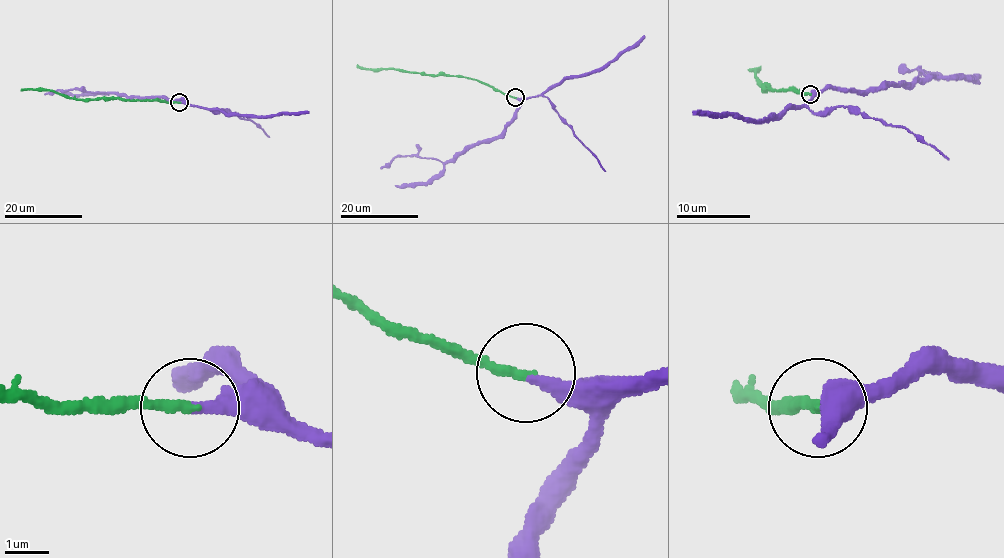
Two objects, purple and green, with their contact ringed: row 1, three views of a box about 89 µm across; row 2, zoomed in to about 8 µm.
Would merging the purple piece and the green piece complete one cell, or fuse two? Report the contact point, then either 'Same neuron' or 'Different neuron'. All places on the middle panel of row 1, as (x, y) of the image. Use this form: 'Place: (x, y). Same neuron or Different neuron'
Place: (515, 97). Same neuron

